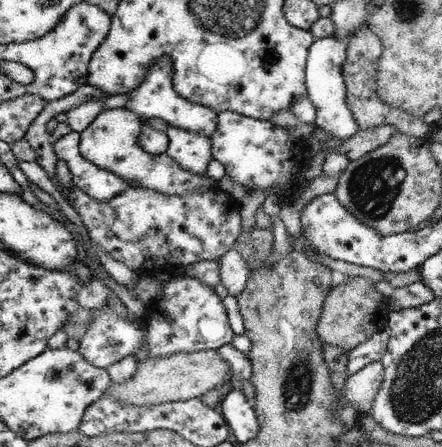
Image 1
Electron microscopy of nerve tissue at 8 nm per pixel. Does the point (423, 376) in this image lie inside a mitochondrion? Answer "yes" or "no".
yes

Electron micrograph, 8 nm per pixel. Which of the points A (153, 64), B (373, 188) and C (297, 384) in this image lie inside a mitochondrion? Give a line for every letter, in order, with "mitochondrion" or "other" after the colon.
A: other
B: mitochondrion
C: mitochondrion

